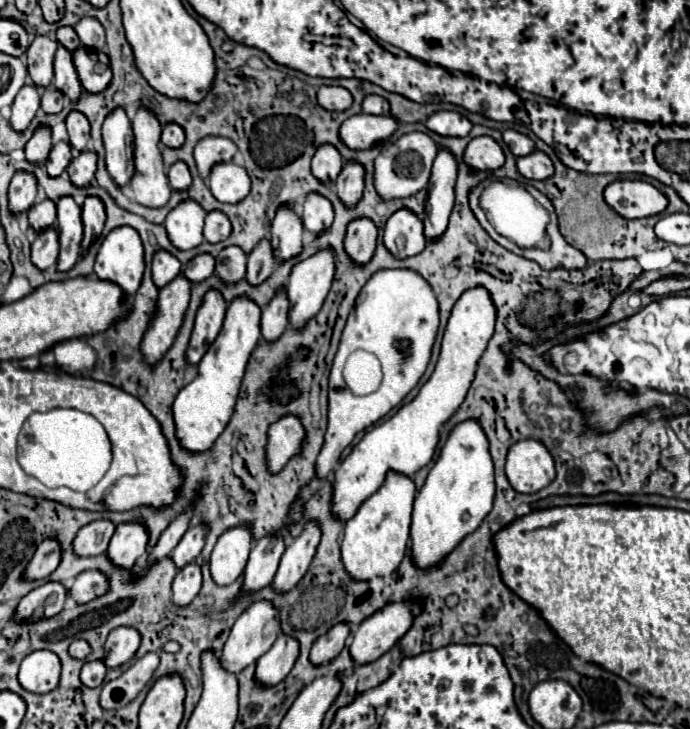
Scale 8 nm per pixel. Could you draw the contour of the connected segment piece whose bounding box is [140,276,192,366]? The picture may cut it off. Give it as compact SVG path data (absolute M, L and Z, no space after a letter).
M178 276L160 290L156 312L140 342L140 354L148 366L156 366L176 340L176 330L180 330L188 310L190 286L184 276Z

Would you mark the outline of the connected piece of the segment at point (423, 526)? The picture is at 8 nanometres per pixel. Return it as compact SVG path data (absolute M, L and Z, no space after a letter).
M478 420L456 424L414 500L412 512L412 558L420 568L438 564L466 534L474 532L494 500L494 464L488 438Z

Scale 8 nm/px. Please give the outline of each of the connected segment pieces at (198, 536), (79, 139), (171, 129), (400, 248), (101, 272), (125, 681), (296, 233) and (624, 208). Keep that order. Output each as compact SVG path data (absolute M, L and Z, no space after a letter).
M194 524L186 530L178 546L172 550L172 560L176 562L178 568L194 562L198 554L202 552L206 544L206 534L208 534L208 524Z
M72 112L66 118L66 126L68 126L68 136L70 136L70 146L76 152L86 150L86 144L90 140L90 124L88 124L86 116L80 112Z
M168 124L162 130L160 142L168 148L180 148L184 144L184 130L178 124Z
M398 210L386 222L384 246L390 254L396 254L396 258L416 256L426 246L422 230L422 220L416 214L408 210Z
M130 226L112 230L98 250L94 272L100 280L118 284L124 298L132 298L144 274L144 248L138 232Z
M154 652L142 656L140 660L136 660L126 672L122 672L116 680L110 680L108 684L104 684L102 688L102 696L100 696L100 704L106 710L116 710L126 706L128 702L132 702L138 692L146 686L146 682L152 678L154 670L158 668L158 656Z
M282 206L276 212L272 222L272 236L270 244L274 250L274 258L286 262L302 252L302 222L290 206Z
M616 180L604 190L606 204L622 218L640 220L664 212L668 200L652 184L640 180Z

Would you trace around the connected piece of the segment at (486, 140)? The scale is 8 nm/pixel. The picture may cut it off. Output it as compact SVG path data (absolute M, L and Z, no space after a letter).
M480 136L480 138L474 138L466 146L464 164L478 172L496 170L496 168L504 166L504 152L490 136Z

